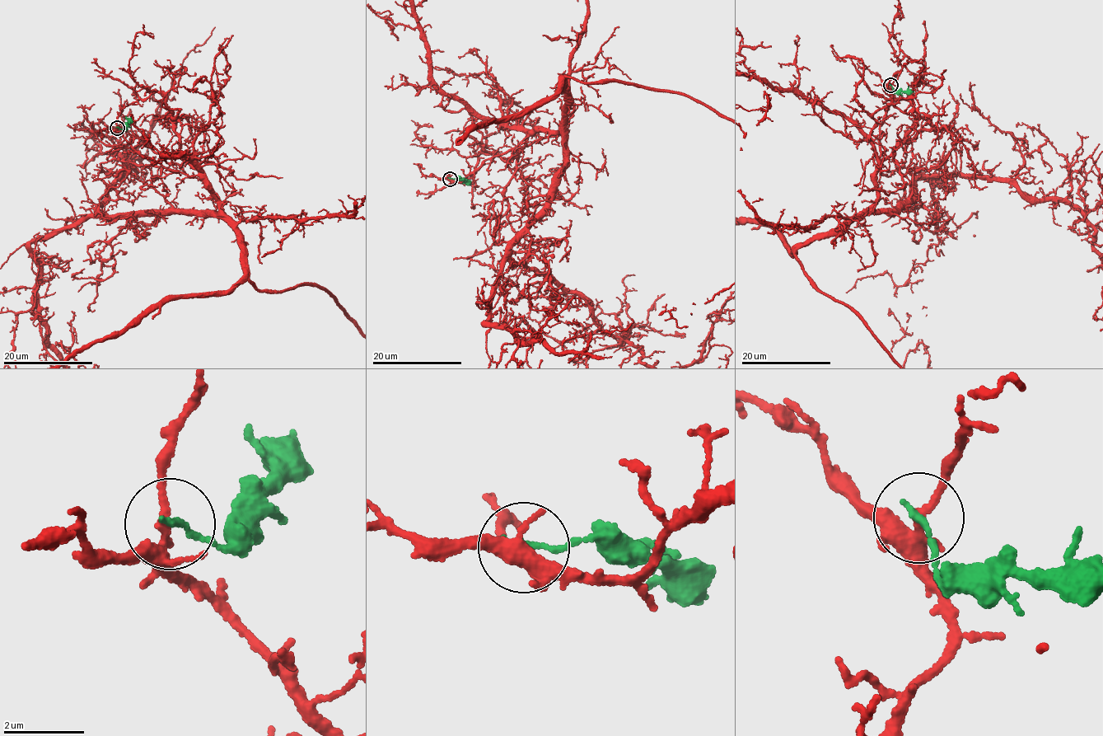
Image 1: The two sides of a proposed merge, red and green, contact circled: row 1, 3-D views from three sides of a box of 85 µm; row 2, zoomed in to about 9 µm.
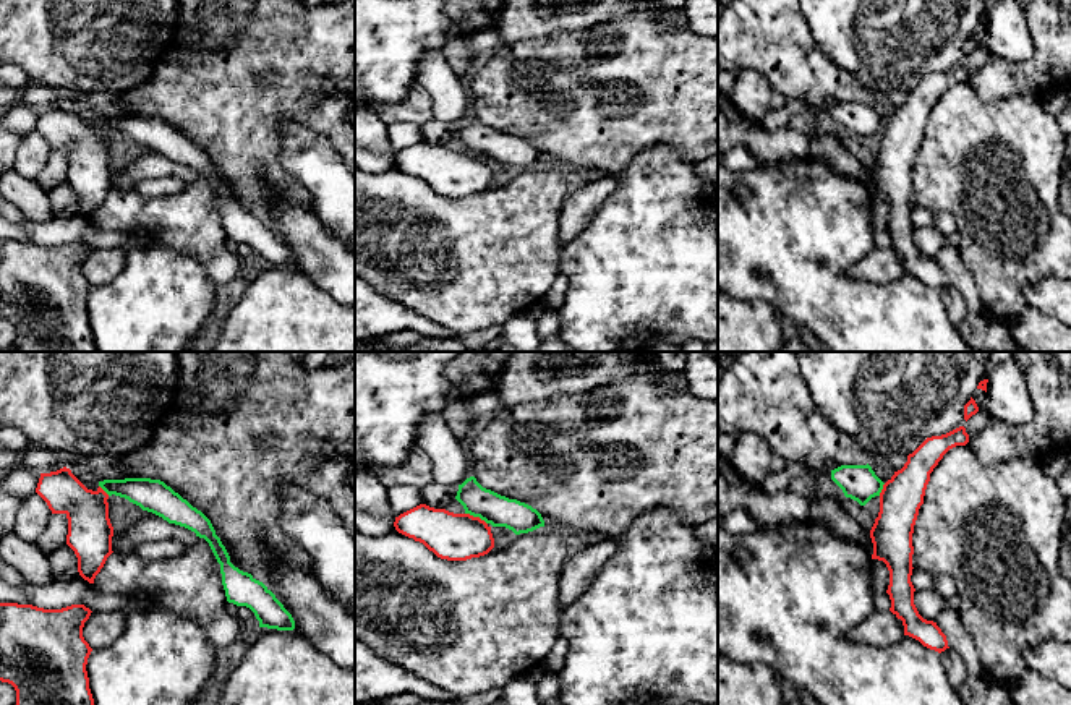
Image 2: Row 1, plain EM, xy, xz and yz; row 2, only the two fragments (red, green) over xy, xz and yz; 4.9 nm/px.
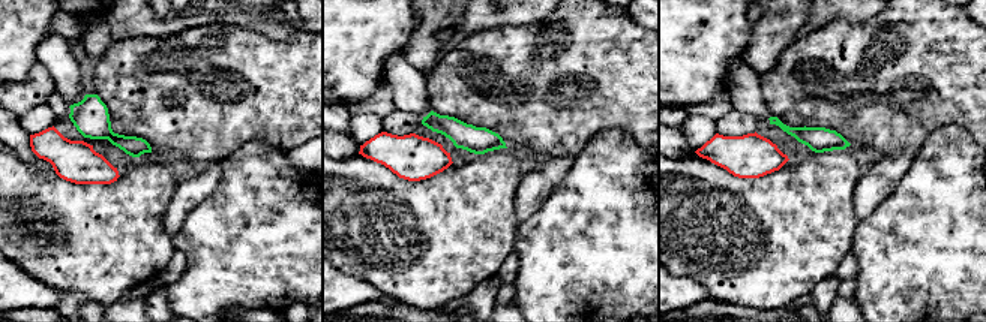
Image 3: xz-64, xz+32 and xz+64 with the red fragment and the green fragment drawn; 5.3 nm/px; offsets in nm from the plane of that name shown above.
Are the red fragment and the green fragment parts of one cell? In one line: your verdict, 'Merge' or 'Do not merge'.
Do not merge

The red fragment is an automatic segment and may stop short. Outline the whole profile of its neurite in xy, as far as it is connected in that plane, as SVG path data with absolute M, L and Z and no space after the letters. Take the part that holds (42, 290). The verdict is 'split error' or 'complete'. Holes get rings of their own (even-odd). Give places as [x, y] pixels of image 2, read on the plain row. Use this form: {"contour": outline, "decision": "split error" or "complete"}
{"contour": "M0 240L0 318L15 324L18 352L97 352L86 308L92 285L83 274L91 250L84 241L44 246Z", "decision": "complete"}

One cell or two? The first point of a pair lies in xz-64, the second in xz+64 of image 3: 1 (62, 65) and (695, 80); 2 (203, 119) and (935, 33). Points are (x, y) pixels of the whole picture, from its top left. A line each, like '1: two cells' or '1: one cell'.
1: two cells
2: one cell

